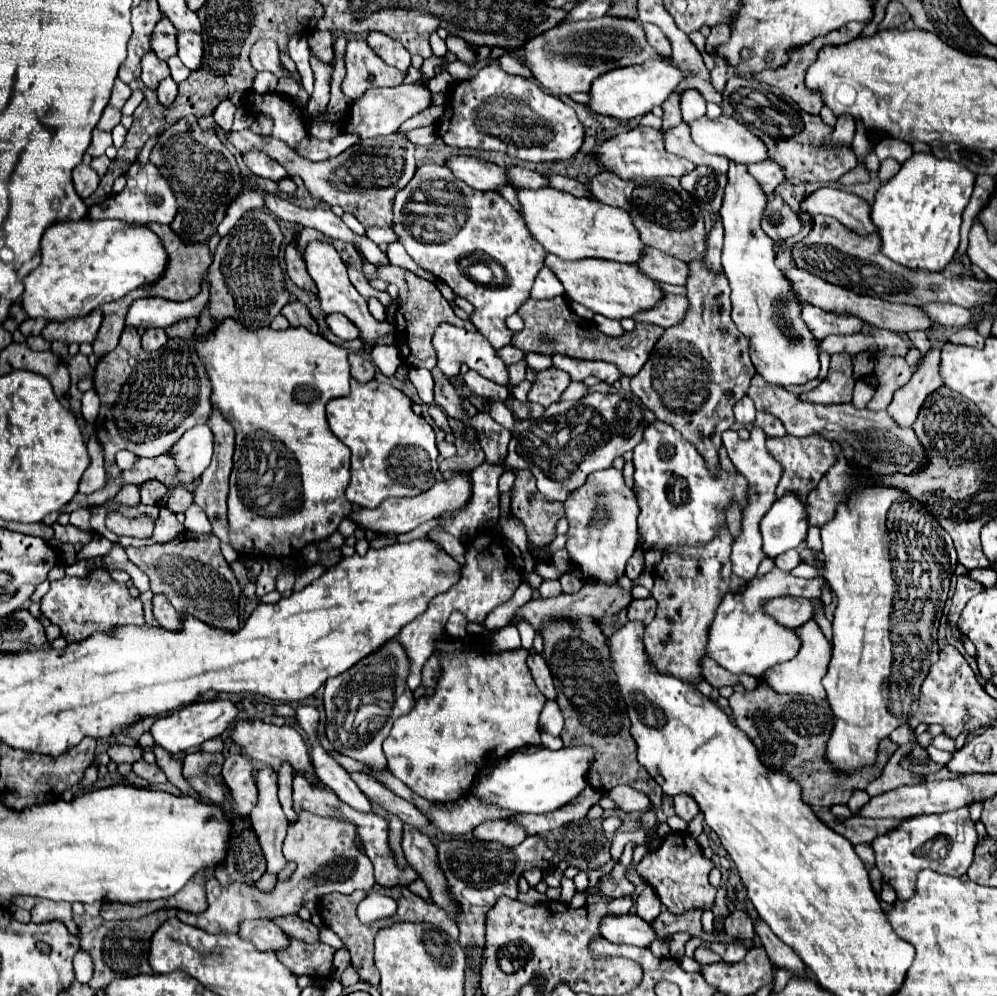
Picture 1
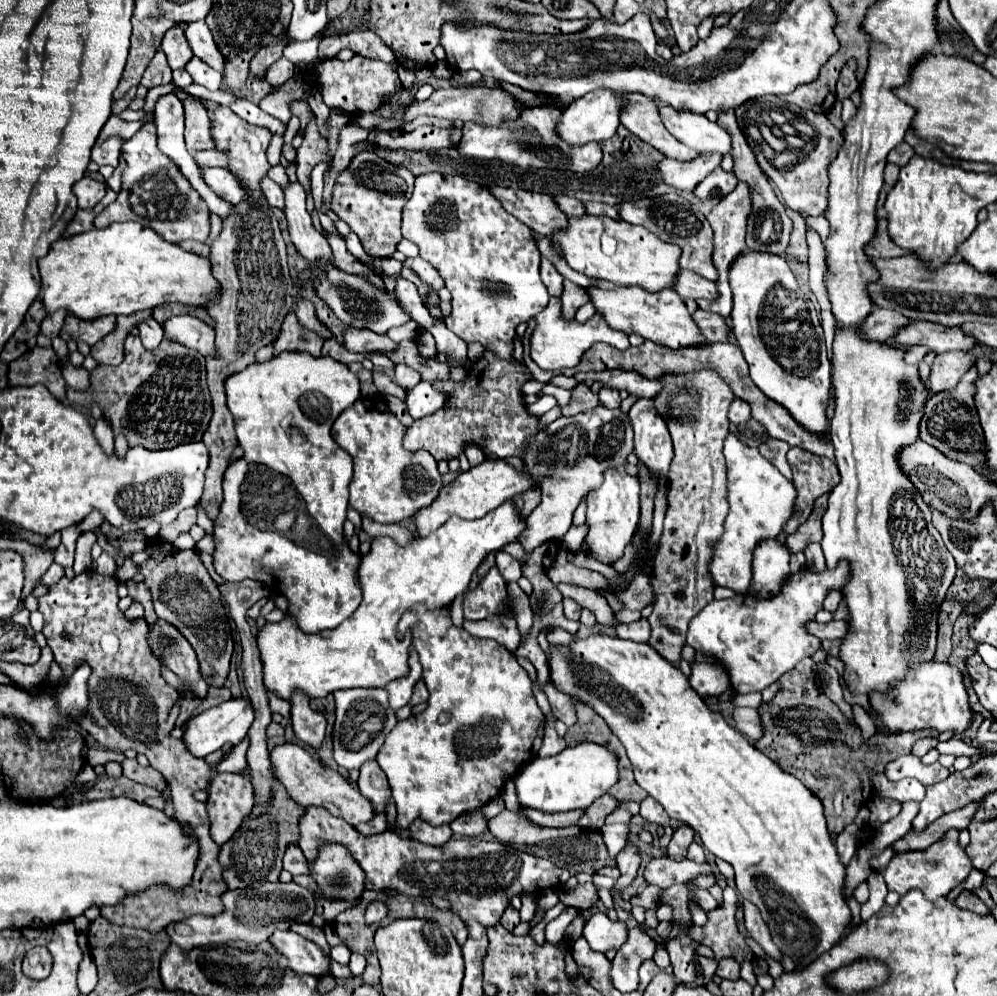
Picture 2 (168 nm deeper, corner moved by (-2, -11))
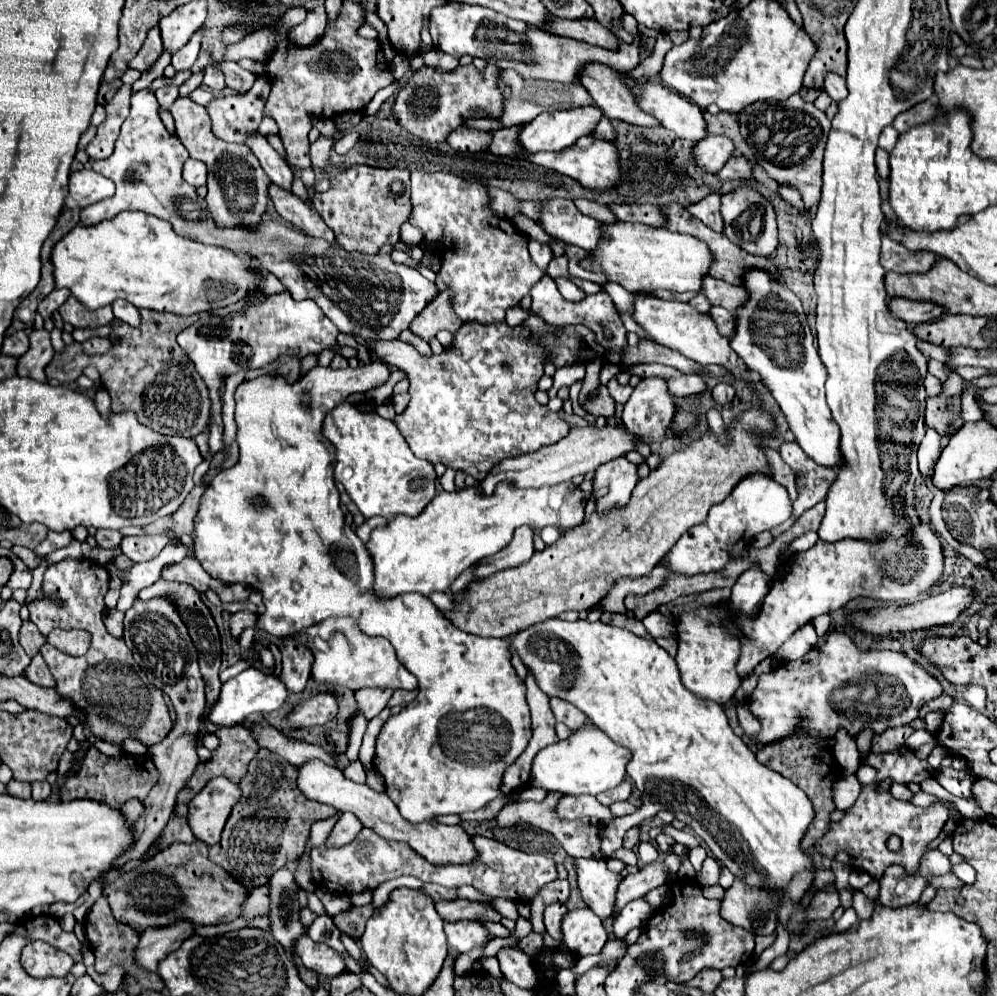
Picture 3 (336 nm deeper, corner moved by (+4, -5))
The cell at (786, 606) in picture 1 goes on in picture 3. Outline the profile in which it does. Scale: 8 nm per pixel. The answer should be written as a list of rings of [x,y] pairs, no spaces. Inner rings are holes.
[[[953,587],[947,589],[939,595],[931,595],[915,605],[889,605],[885,609],[873,609],[869,613],[853,613],[851,615],[851,623],[861,629],[861,631],[869,631],[869,633],[879,633],[879,635],[895,635],[899,631],[913,631],[913,629],[929,629],[929,627],[937,627],[937,625],[951,625],[957,621],[957,617],[967,611],[971,607],[971,603],[975,601],[975,591],[971,587]]]

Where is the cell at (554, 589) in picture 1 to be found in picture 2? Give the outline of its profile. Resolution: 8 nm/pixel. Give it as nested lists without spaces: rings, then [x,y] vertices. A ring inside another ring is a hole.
[[[563,599],[563,609],[565,609],[565,617],[571,621],[579,621],[579,613],[581,613],[581,605],[575,603],[573,599]]]

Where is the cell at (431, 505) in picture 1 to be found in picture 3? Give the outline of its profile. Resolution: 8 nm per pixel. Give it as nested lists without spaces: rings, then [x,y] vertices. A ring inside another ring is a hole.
[[[593,425],[571,427],[569,435],[551,447],[543,447],[531,455],[521,455],[521,459],[505,459],[501,467],[495,467],[495,471],[487,475],[481,487],[483,493],[491,495],[491,491],[495,491],[495,485],[499,481],[515,481],[517,487],[541,487],[541,485],[563,483],[573,479],[575,475],[585,475],[589,471],[595,471],[603,463],[609,463],[617,457],[623,457],[629,451],[635,451],[635,445],[639,441],[641,439],[635,433],[615,425],[605,425],[601,429]]]

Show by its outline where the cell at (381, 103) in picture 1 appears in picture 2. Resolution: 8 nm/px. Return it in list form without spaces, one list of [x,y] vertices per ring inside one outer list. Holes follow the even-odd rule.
[[[473,85],[473,87],[449,87],[449,89],[437,89],[431,93],[429,99],[425,101],[413,101],[409,109],[405,111],[401,125],[407,127],[411,125],[417,117],[427,115],[427,117],[439,117],[439,119],[461,119],[461,121],[477,121],[483,125],[499,125],[505,119],[517,117],[517,105],[523,105],[523,101],[515,99],[503,89],[491,89],[485,85]]]

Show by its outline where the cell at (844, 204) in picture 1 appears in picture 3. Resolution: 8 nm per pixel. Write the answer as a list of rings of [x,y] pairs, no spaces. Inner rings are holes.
[[[883,235],[881,265],[885,267],[885,271],[895,271],[901,275],[927,273],[933,263],[937,263],[937,259],[939,257],[931,253],[911,253],[901,243],[895,243],[887,235]]]

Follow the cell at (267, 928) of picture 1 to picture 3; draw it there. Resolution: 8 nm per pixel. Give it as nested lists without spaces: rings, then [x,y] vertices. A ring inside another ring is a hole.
[[[303,935],[303,939],[299,939],[299,943],[295,945],[295,951],[303,959],[305,967],[309,967],[311,971],[315,971],[319,975],[335,977],[335,975],[341,975],[343,971],[347,971],[347,965],[343,961],[341,953],[327,947],[325,943],[315,945],[311,941],[311,937],[307,937],[307,935]]]

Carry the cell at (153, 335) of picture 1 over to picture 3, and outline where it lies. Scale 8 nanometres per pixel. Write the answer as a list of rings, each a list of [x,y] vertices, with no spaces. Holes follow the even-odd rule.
[[[115,299],[111,307],[113,307],[113,313],[115,313],[117,319],[121,319],[121,321],[133,325],[133,327],[137,327],[137,325],[141,323],[141,319],[139,319],[139,311],[137,311],[135,305],[131,305],[131,303],[123,301],[123,299]]]

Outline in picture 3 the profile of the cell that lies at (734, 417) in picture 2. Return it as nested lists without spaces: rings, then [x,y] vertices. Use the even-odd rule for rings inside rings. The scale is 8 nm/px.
[[[719,381],[715,387],[713,387],[713,399],[719,403],[719,405],[727,405],[731,403],[735,397],[735,389],[731,383],[727,381]]]

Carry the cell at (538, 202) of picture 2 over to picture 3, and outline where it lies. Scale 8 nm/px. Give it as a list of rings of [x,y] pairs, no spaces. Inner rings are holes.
[[[569,199],[545,201],[539,225],[551,237],[577,245],[585,251],[595,251],[603,237],[603,223],[583,215]]]

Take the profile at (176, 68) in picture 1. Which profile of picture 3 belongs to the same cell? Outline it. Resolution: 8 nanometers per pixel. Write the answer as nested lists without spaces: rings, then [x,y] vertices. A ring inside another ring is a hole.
[[[203,29],[195,31],[195,33],[193,33],[193,37],[189,39],[189,43],[173,55],[173,61],[171,61],[171,63],[173,63],[173,67],[175,67],[177,71],[181,71],[181,69],[191,69],[193,61],[195,61],[195,59],[197,59],[197,55],[199,55],[201,37],[203,37]]]

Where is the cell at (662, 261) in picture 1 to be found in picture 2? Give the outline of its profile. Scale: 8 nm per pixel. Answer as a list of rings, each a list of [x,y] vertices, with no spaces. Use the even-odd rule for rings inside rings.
[[[679,271],[673,279],[673,289],[679,293],[683,301],[687,299],[715,299],[717,289],[715,283],[693,273],[693,271]]]

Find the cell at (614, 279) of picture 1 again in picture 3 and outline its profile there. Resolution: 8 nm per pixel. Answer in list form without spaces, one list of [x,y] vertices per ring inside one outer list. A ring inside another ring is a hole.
[[[635,295],[635,321],[663,347],[675,349],[687,359],[693,359],[699,365],[721,365],[727,367],[727,371],[741,381],[747,383],[757,383],[761,381],[761,375],[755,371],[747,369],[743,359],[731,349],[731,337],[725,337],[717,331],[715,321],[711,319],[709,313],[701,313],[689,303],[679,303],[679,301],[663,301],[663,299],[647,299],[641,295]]]

